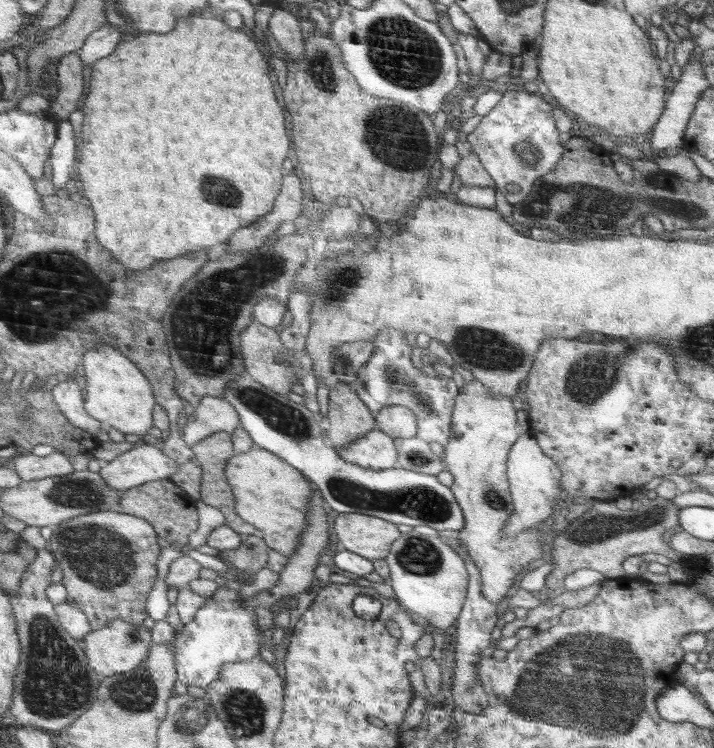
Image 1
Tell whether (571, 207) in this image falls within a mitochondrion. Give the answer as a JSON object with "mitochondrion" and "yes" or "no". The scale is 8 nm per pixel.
{"mitochondrion":"yes"}

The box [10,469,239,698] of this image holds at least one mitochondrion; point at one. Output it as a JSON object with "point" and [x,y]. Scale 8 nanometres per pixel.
{"point":[97,555]}

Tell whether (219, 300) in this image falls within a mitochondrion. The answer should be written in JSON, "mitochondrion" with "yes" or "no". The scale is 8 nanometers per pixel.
{"mitochondrion":"yes"}

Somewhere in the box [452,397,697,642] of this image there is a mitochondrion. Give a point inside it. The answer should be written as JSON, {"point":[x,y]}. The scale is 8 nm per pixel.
{"point":[596,529]}

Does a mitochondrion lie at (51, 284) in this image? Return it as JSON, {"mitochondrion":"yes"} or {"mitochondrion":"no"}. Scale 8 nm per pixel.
{"mitochondrion":"yes"}

